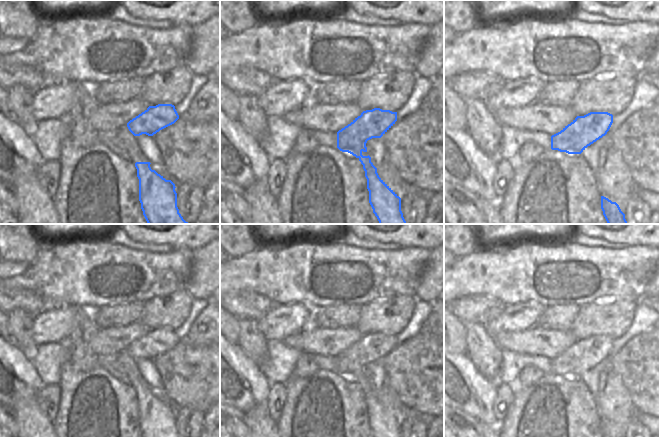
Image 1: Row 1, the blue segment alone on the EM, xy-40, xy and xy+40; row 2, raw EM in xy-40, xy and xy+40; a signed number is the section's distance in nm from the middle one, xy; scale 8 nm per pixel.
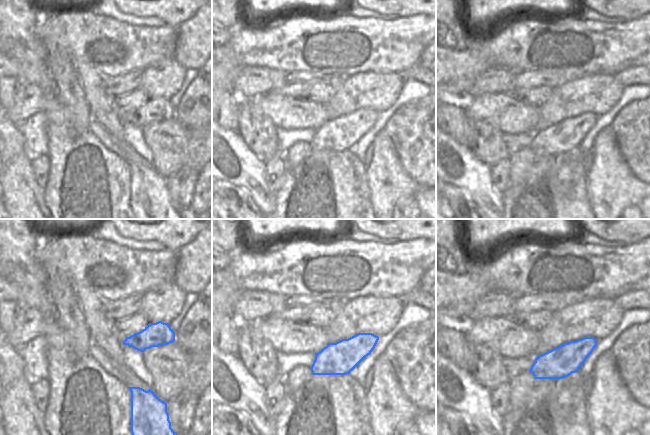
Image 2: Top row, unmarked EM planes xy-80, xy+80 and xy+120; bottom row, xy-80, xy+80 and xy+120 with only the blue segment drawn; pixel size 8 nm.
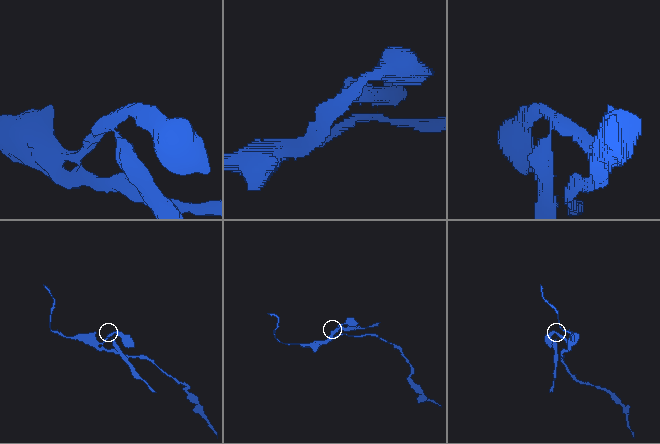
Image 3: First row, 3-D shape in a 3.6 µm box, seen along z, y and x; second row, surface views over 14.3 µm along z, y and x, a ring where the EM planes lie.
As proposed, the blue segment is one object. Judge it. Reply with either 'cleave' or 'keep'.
cleave

